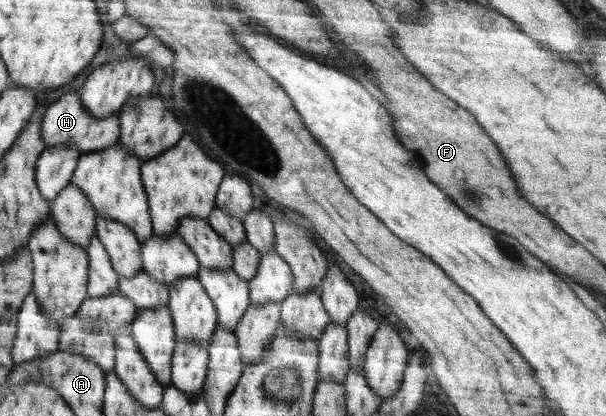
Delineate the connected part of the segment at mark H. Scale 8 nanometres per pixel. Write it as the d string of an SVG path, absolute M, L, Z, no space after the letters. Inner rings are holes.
M66 94L47 108L43 122L41 122L41 134L46 142L46 148L60 143L74 143L80 154L91 153L108 149L120 140L120 116L116 113L110 113L104 118L95 117L84 108L79 96Z

